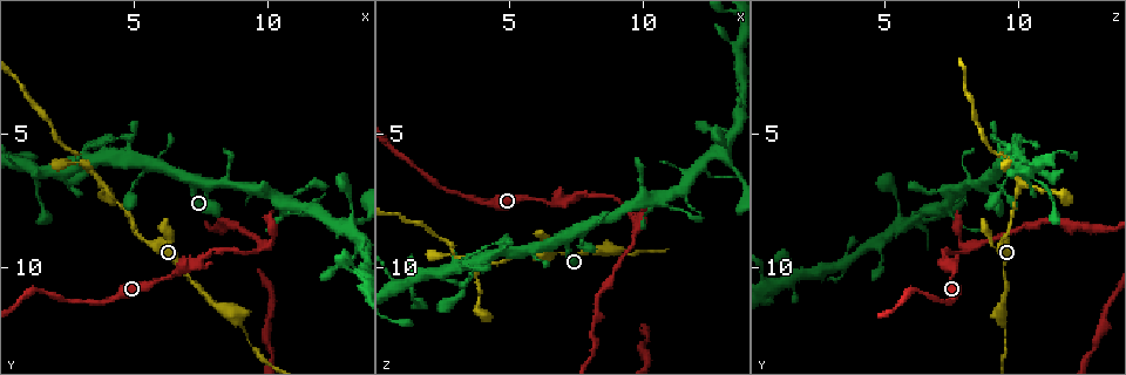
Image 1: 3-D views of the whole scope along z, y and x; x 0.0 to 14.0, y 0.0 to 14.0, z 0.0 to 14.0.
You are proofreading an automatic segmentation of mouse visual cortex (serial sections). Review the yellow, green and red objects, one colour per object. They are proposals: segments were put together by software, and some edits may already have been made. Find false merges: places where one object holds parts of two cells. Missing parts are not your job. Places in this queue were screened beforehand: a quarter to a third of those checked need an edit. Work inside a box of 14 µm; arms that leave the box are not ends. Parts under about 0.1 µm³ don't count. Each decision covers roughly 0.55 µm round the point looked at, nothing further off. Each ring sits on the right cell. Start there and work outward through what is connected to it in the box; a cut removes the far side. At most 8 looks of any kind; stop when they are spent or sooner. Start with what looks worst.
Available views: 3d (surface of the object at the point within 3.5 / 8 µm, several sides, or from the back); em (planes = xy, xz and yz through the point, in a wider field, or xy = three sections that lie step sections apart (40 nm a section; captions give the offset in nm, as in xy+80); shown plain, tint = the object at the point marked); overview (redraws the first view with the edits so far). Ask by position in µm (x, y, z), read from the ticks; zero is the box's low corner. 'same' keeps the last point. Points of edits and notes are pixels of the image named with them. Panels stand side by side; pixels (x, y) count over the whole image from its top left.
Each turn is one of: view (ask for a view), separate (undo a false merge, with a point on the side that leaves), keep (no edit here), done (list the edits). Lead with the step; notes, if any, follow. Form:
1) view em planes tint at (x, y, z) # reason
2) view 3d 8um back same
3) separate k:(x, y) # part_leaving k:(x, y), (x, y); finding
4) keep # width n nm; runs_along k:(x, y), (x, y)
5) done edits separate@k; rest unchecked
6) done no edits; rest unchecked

view em planes tint at (12.8, 8.4, 5.7) # four or more arms meet

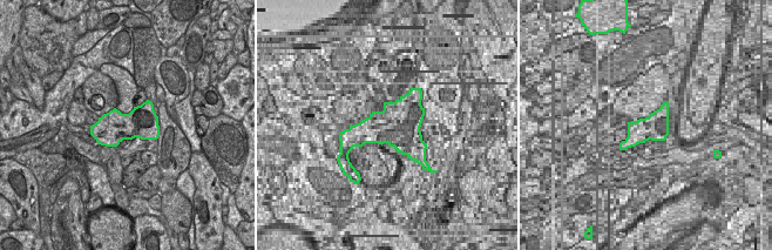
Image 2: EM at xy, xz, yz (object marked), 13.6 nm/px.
view 3d 3.5um same

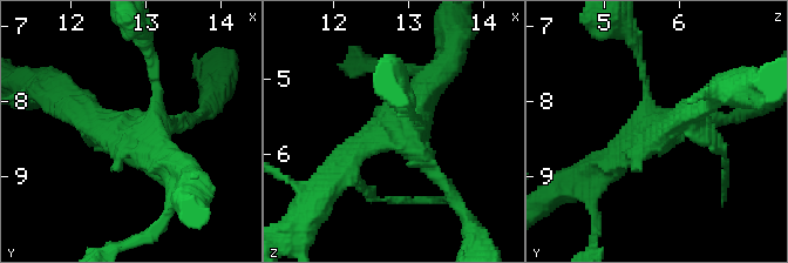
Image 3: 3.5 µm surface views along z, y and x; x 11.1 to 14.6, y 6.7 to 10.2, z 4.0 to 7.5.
keep # runs_along 3:(339, 170), (440, 76); continuous, no second cell

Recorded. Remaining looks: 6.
view 3d 3.5um at (9.0, 12.0, 9.4) # calibre changes

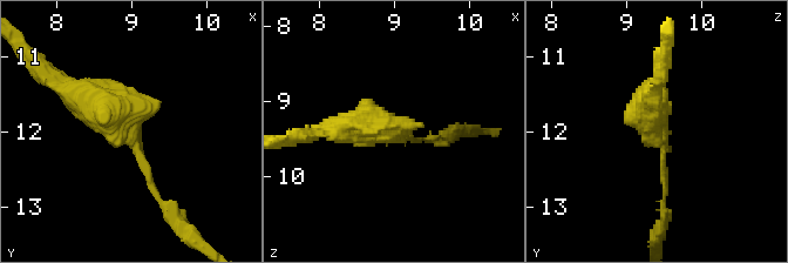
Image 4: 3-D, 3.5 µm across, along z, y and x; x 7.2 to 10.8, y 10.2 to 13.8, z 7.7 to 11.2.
view em xy step 3 tint at (8.90, 12.05, 9.45)

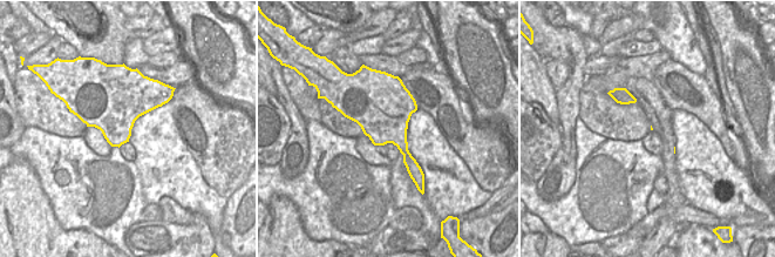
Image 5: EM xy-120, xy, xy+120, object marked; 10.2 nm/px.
keep # runs_along 4:(66, 89), (135, 143), (163, 204); continuous, no second cell

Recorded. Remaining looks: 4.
view 3d 3.5um at (9.8, 9.3, 8.3) # sharp bend

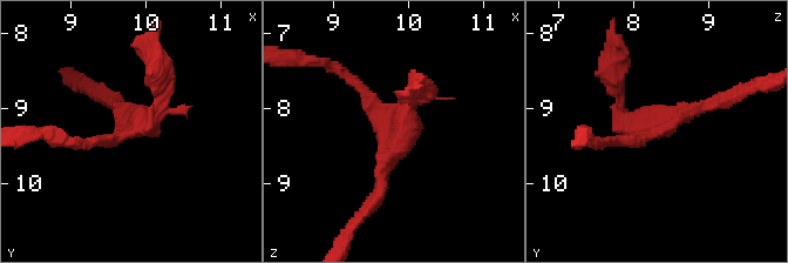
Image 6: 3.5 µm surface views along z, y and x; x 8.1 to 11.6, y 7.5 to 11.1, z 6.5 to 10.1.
view em xy step 3 tint at (9.80, 9.30, 8.25) # need the tissue

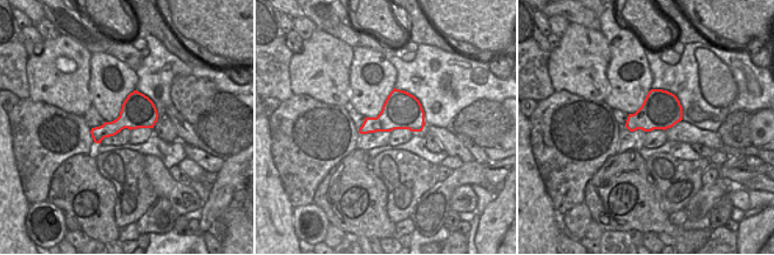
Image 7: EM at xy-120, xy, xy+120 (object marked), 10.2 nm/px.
view em xy step 5 tint same # another direction

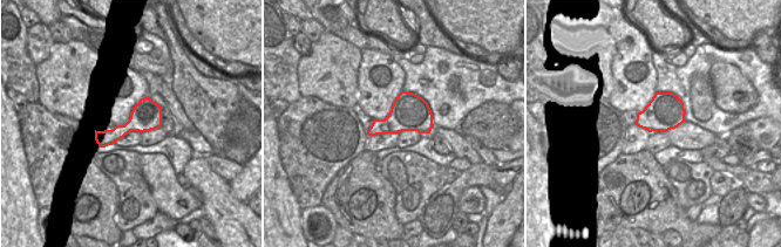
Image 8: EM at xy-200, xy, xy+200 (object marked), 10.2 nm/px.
keep # runs_along 6:(340, 74), (402, 134), (380, 188); all the same cell

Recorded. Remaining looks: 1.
done no edits; rest unchecked

